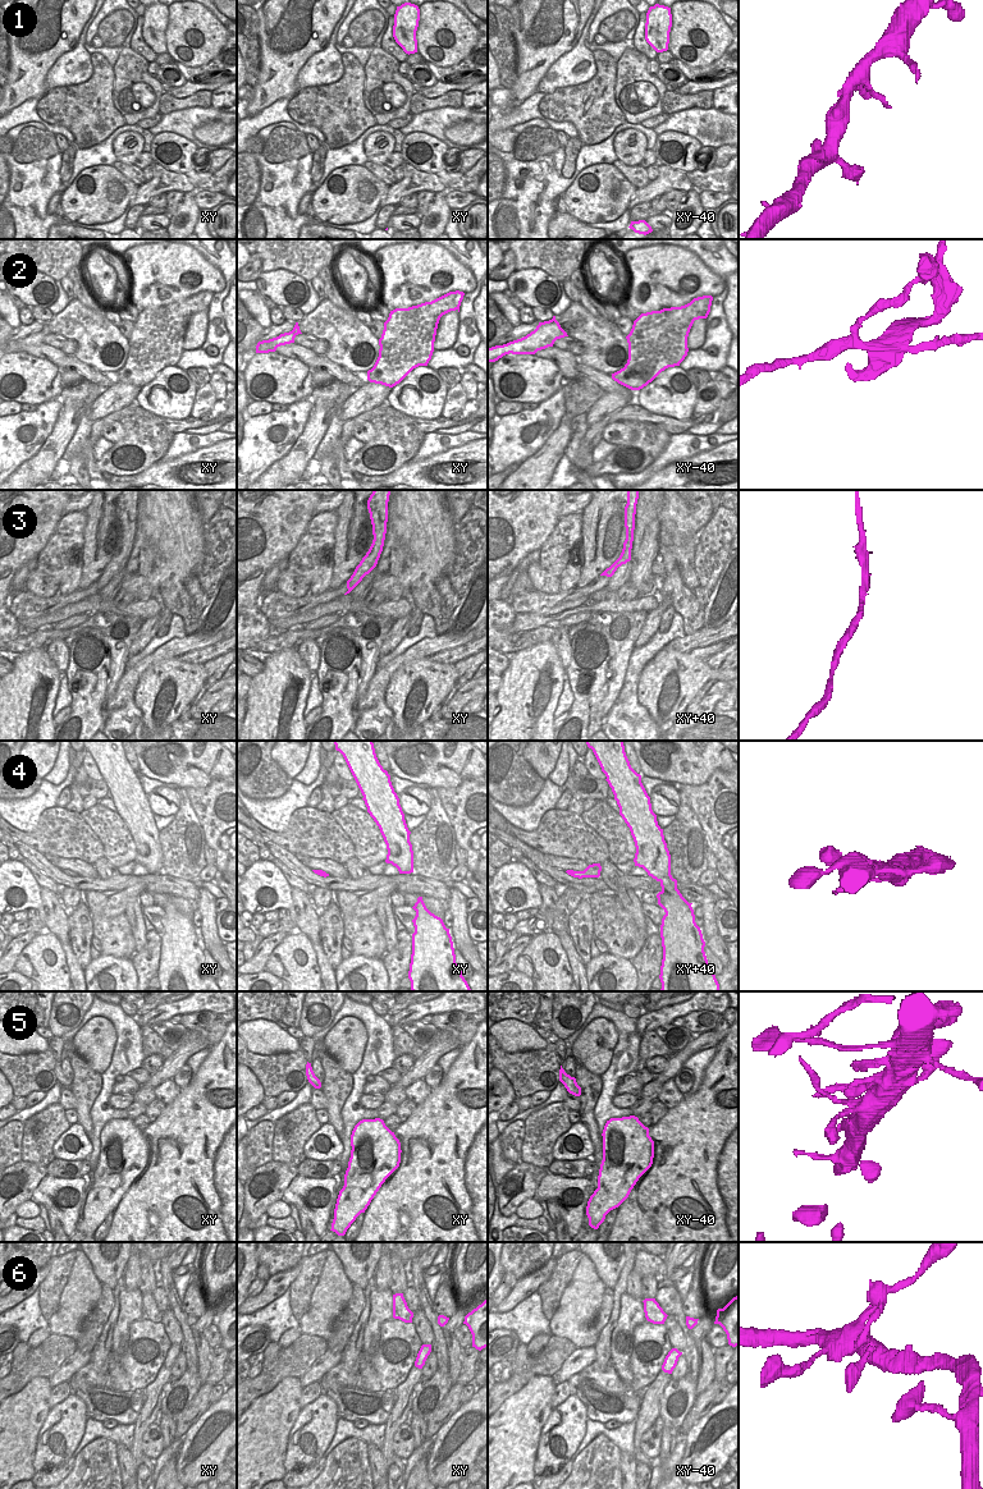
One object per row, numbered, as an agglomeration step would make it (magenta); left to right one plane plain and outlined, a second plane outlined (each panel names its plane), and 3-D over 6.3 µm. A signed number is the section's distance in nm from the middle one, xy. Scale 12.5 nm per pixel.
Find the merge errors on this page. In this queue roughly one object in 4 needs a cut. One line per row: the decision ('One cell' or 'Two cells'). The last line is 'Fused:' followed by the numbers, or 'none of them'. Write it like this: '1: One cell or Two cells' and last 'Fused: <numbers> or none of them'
1: One cell
2: Two cells
3: One cell
4: One cell
5: One cell
6: One cell
Fused: 2.

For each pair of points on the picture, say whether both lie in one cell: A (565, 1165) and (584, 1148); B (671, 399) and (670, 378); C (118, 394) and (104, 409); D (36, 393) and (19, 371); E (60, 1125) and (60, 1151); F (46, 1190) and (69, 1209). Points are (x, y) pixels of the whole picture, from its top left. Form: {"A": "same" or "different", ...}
{"A": "different", "B": "same", "C": "same", "D": "same", "E": "different", "F": "same"}

